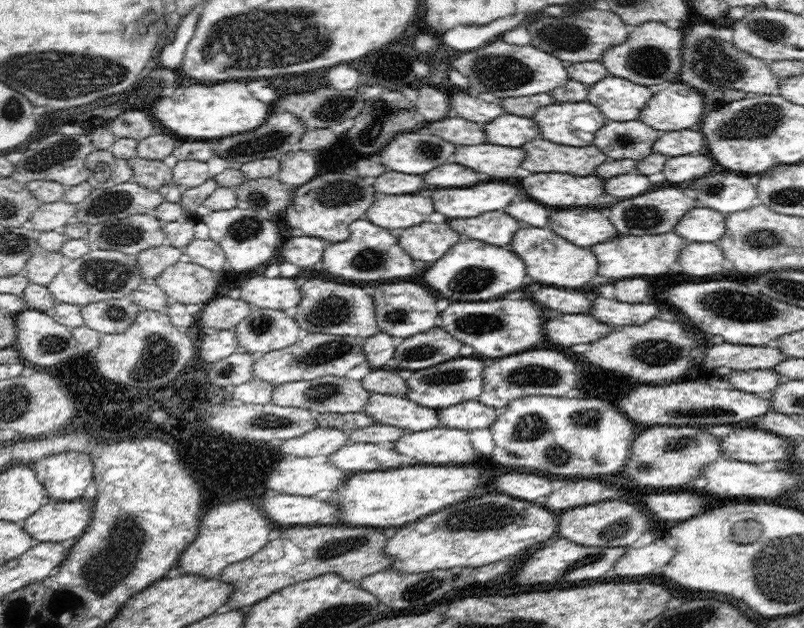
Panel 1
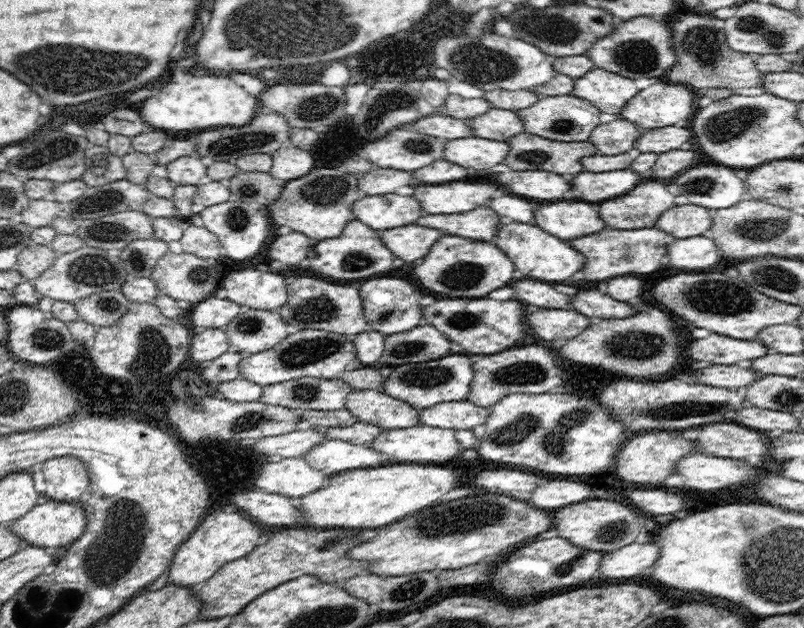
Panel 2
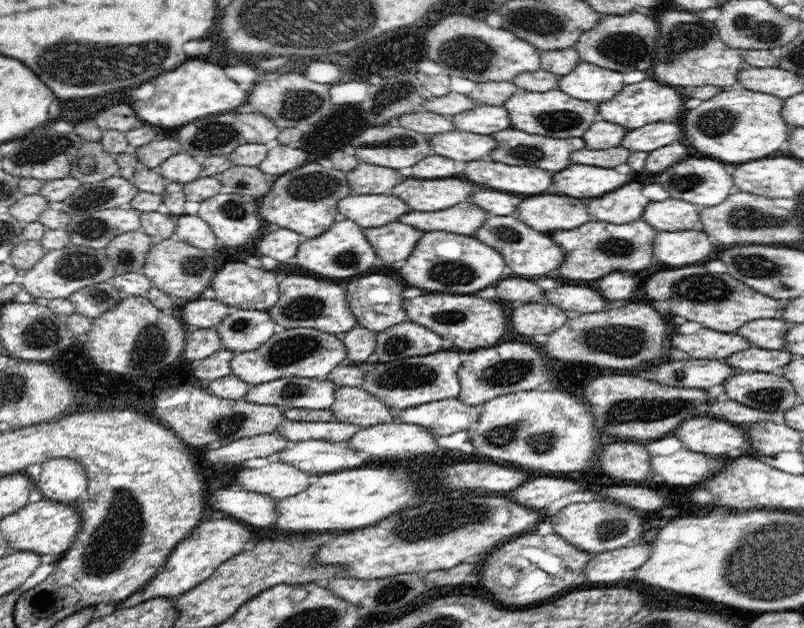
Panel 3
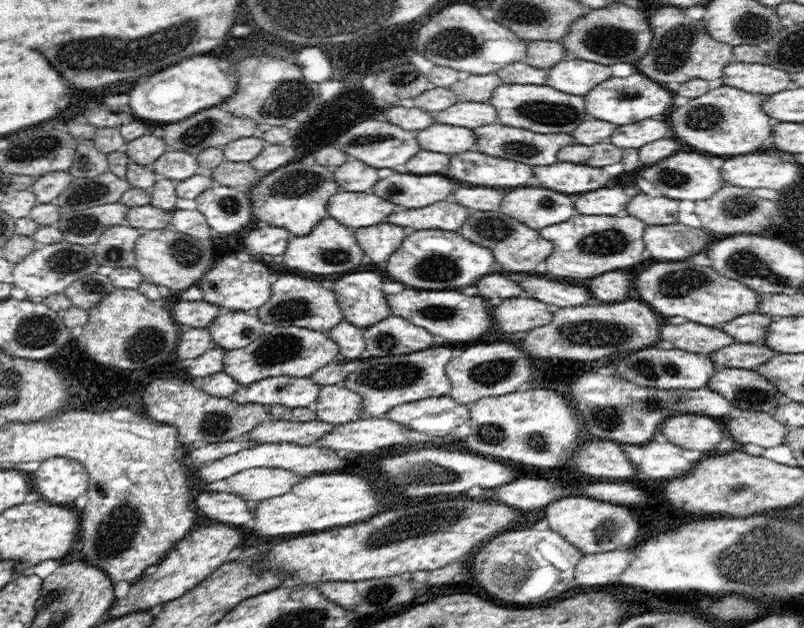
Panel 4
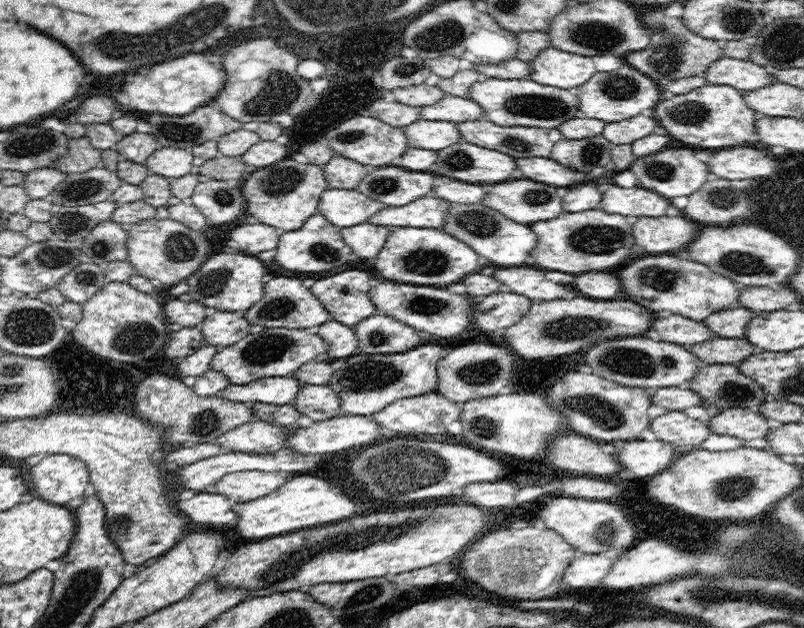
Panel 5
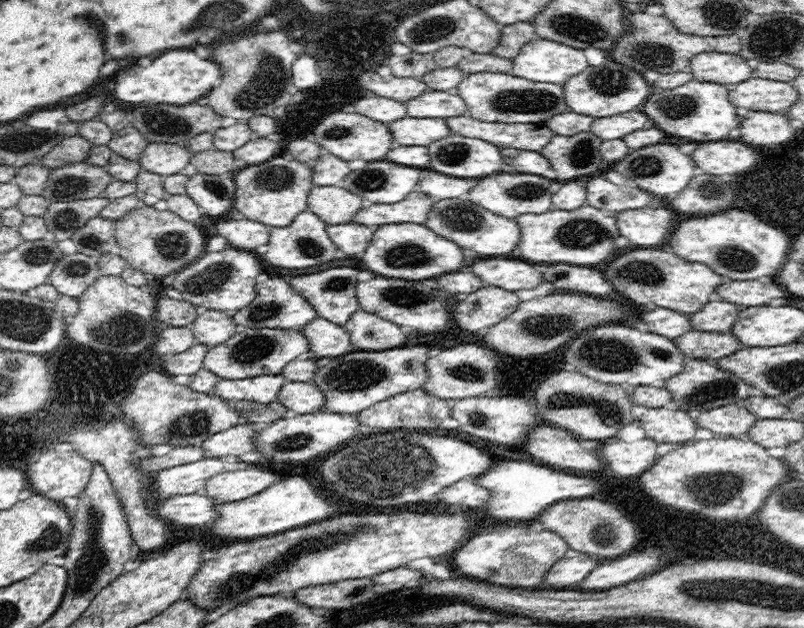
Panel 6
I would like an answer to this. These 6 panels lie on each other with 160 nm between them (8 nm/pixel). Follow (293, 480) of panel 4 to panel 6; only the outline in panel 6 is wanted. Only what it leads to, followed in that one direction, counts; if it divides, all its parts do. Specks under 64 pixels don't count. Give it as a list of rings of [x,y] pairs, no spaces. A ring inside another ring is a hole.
[[[258,468],[236,469],[212,476],[206,481],[206,494],[218,503],[236,502],[250,498],[282,480],[274,471]]]

